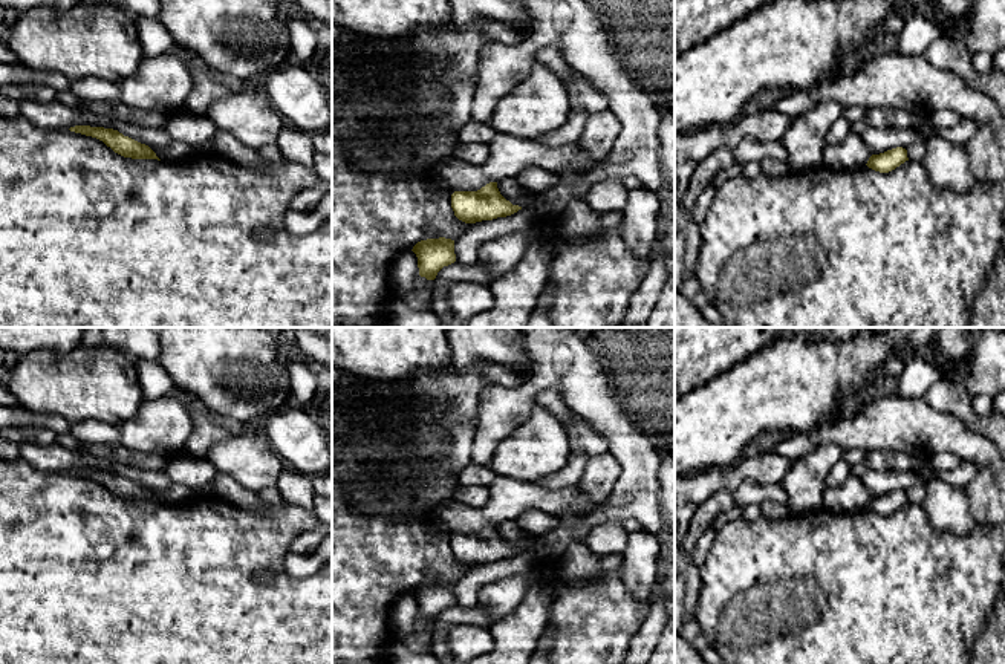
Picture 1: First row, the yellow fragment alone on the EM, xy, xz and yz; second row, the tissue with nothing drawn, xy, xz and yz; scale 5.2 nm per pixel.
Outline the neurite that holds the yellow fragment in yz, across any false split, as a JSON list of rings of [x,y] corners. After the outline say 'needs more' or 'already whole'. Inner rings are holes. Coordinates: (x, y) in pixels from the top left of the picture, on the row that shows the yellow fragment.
[[[896,147],[880,155],[872,155],[866,165],[875,171],[889,173],[906,161],[909,161],[907,150]]]; already whole

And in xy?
[[[75,125],[70,132],[96,138],[110,147],[115,153],[132,159],[158,159],[156,153],[145,144],[141,144],[128,136],[124,136],[118,130],[90,125]]]; already whole

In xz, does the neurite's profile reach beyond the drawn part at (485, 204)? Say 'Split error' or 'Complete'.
Complete

